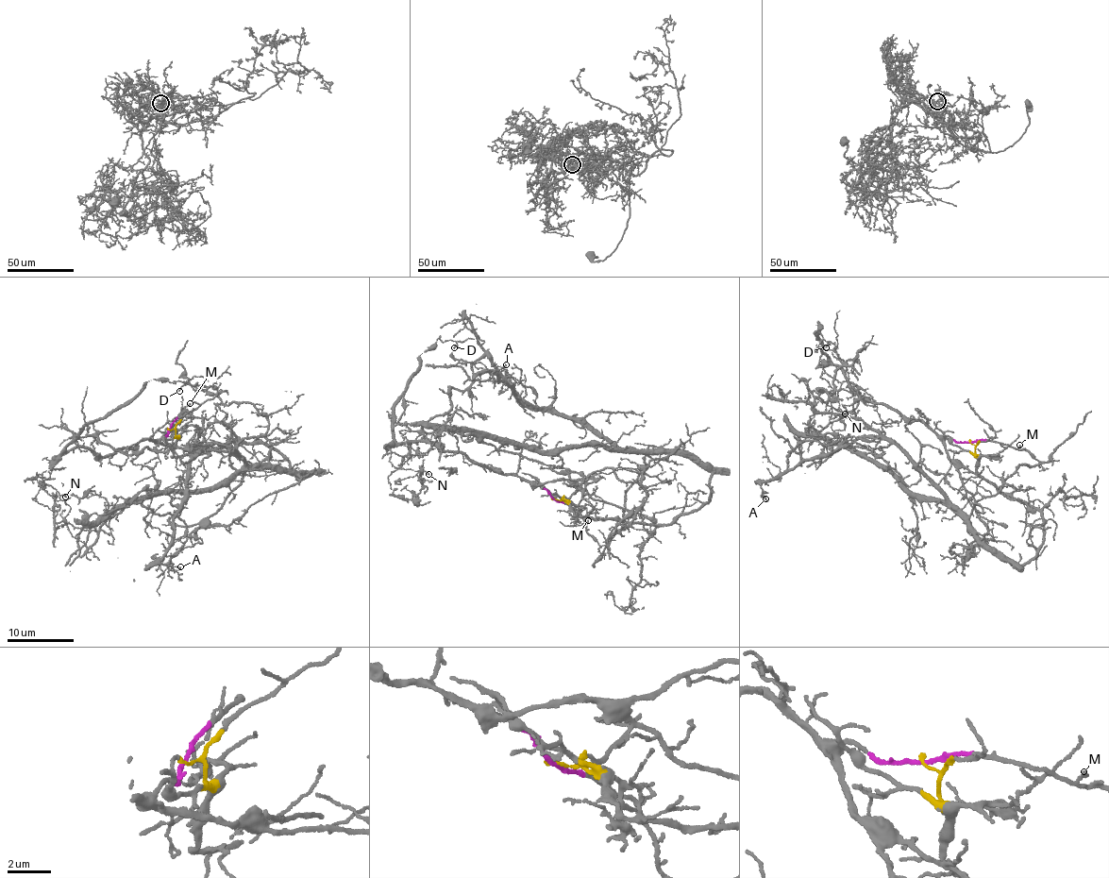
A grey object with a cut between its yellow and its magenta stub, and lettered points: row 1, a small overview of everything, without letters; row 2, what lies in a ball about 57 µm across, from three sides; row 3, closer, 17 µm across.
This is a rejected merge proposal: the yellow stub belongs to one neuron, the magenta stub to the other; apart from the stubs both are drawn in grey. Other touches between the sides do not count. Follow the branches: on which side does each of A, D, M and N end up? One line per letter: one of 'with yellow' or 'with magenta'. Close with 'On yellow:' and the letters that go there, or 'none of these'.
A: with yellow
D: with magenta
M: with magenta
N: with magenta
On yellow: A

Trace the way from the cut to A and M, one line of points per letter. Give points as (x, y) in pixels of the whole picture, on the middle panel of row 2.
A: (554, 499), (579, 516), (676, 522), (708, 501), (712, 474), (535, 412), (485, 370), (507, 364)
M: (554, 499), (567, 502), (585, 523), (588, 519)

